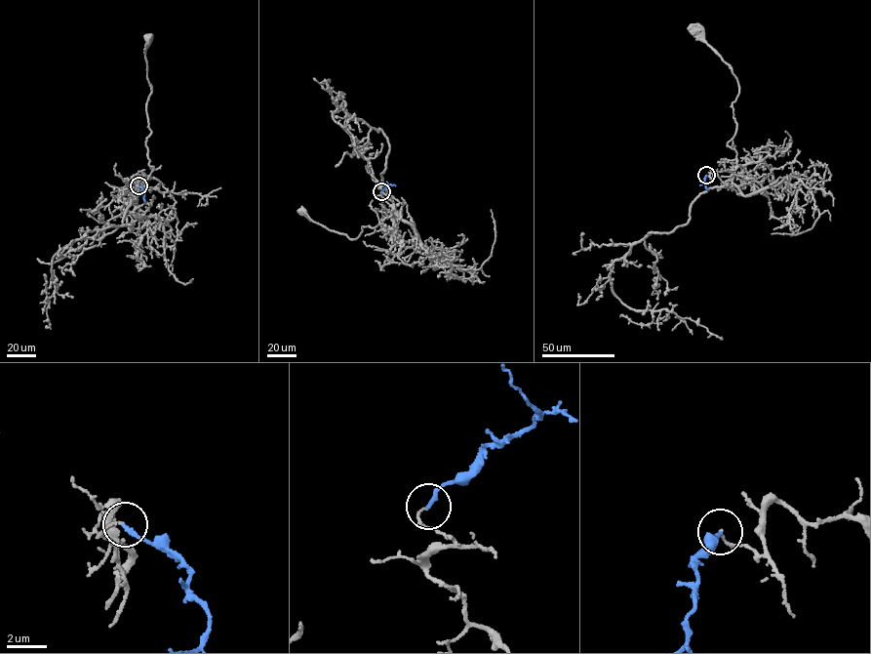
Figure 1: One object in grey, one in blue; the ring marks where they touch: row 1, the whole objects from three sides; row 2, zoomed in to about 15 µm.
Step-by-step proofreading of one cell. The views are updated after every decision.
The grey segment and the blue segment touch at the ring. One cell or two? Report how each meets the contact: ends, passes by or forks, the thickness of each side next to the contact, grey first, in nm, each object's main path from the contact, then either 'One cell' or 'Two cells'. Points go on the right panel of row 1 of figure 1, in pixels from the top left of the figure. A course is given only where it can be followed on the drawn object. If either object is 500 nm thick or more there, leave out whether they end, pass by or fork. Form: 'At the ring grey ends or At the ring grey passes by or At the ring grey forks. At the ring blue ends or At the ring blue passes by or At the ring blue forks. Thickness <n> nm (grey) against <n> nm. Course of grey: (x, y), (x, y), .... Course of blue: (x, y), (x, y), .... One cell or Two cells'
At the ring grey ends. At the ring blue ends. Thickness 90 nm (grey) against 220 nm. Course of grey: (707, 175), (732, 183), (736, 153), (727, 143), (735, 132), (732, 102), (739, 85), (692, 28). Course of blue: (707, 175), (704, 184), (708, 189). Two cells

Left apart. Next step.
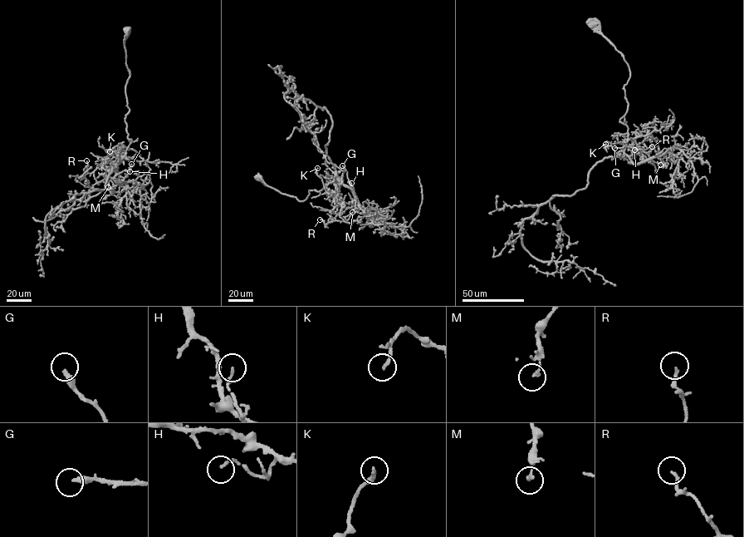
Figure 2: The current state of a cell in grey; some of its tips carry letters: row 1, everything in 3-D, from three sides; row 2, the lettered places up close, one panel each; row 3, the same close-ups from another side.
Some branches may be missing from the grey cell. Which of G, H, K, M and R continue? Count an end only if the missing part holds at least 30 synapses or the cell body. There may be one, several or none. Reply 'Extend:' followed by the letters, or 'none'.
Extend: none

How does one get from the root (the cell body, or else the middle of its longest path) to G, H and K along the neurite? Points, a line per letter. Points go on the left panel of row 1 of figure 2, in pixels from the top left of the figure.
G: (126, 30), (129, 111), (124, 121), (131, 141), (116, 167), (115, 181), (119, 184), (131, 164)
H: (126, 30), (129, 111), (124, 121), (131, 141), (116, 167), (115, 181), (119, 184), (129, 171)
K: (126, 30), (129, 111), (124, 121), (131, 142), (123, 156), (106, 159), (110, 151)

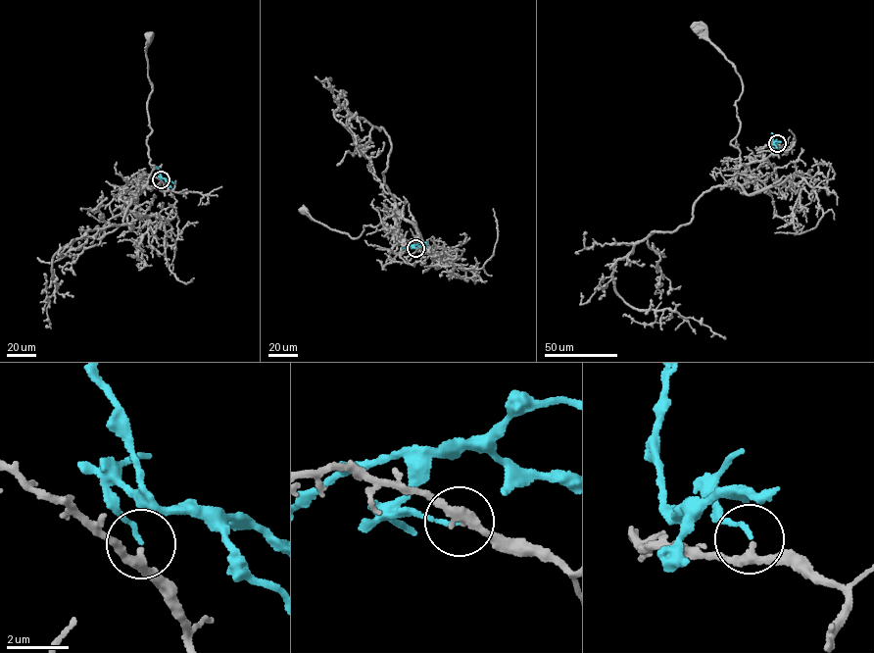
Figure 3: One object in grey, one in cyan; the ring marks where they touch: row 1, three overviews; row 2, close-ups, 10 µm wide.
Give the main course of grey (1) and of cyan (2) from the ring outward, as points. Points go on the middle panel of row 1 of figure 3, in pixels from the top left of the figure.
1: (415, 248), (427, 245), (404, 239), (389, 210), (381, 223), (364, 226), (355, 238), (303, 211)
2: (415, 248), (412, 247), (416, 244), (427, 246)

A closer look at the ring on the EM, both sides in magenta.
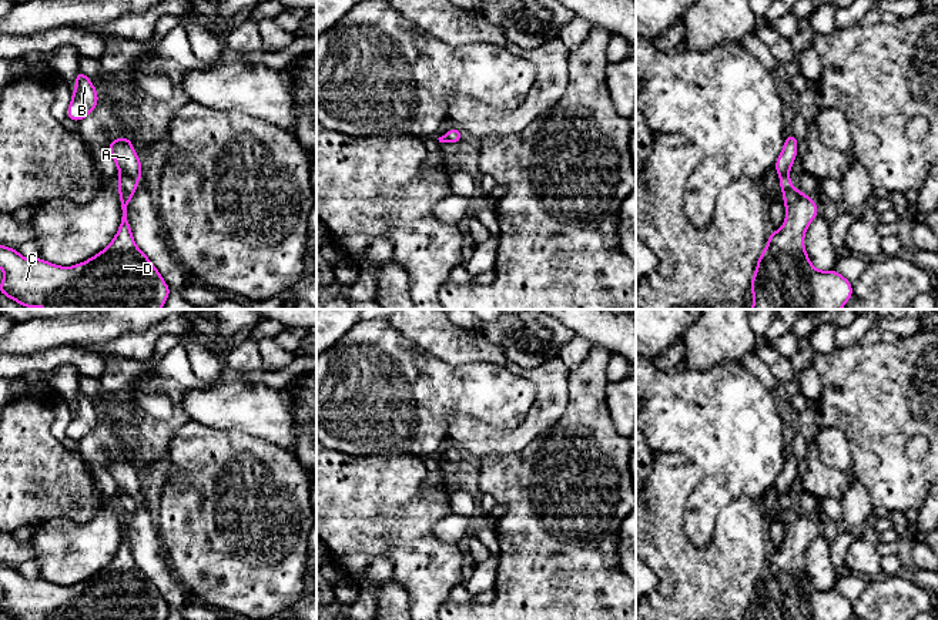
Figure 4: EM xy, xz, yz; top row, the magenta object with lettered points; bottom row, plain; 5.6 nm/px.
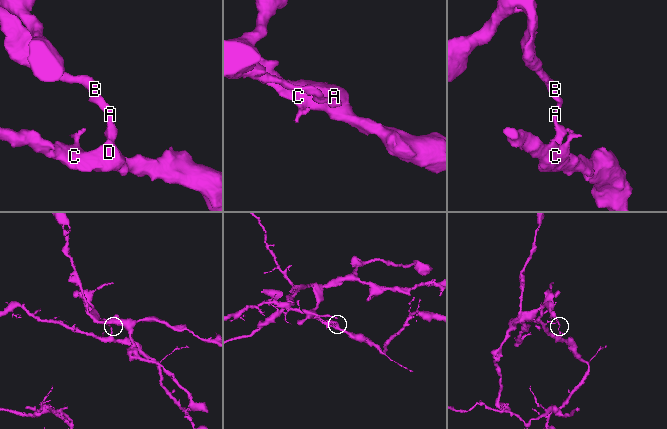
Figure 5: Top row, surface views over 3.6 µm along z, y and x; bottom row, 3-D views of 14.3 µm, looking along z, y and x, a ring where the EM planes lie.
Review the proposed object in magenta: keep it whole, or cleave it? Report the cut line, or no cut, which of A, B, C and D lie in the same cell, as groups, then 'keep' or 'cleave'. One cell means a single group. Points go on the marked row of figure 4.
cut in xy along (120, 174), (136, 183); A B / C D; cleave

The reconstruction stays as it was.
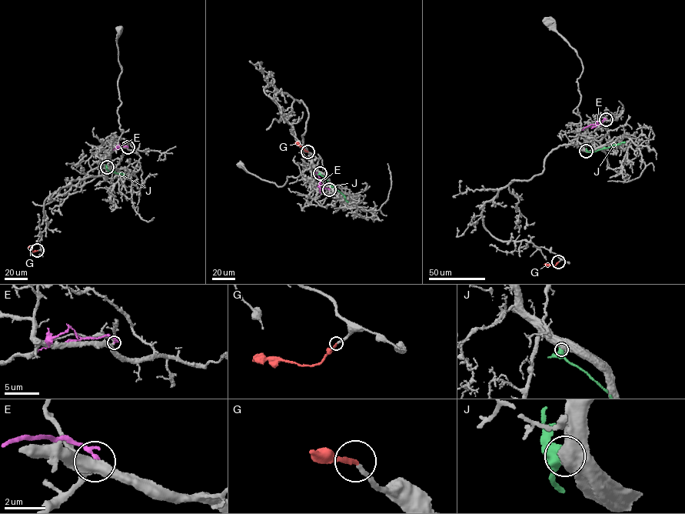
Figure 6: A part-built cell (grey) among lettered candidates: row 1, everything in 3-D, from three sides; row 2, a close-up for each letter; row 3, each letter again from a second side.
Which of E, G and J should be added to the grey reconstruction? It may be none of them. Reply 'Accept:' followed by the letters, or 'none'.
Accept: G

